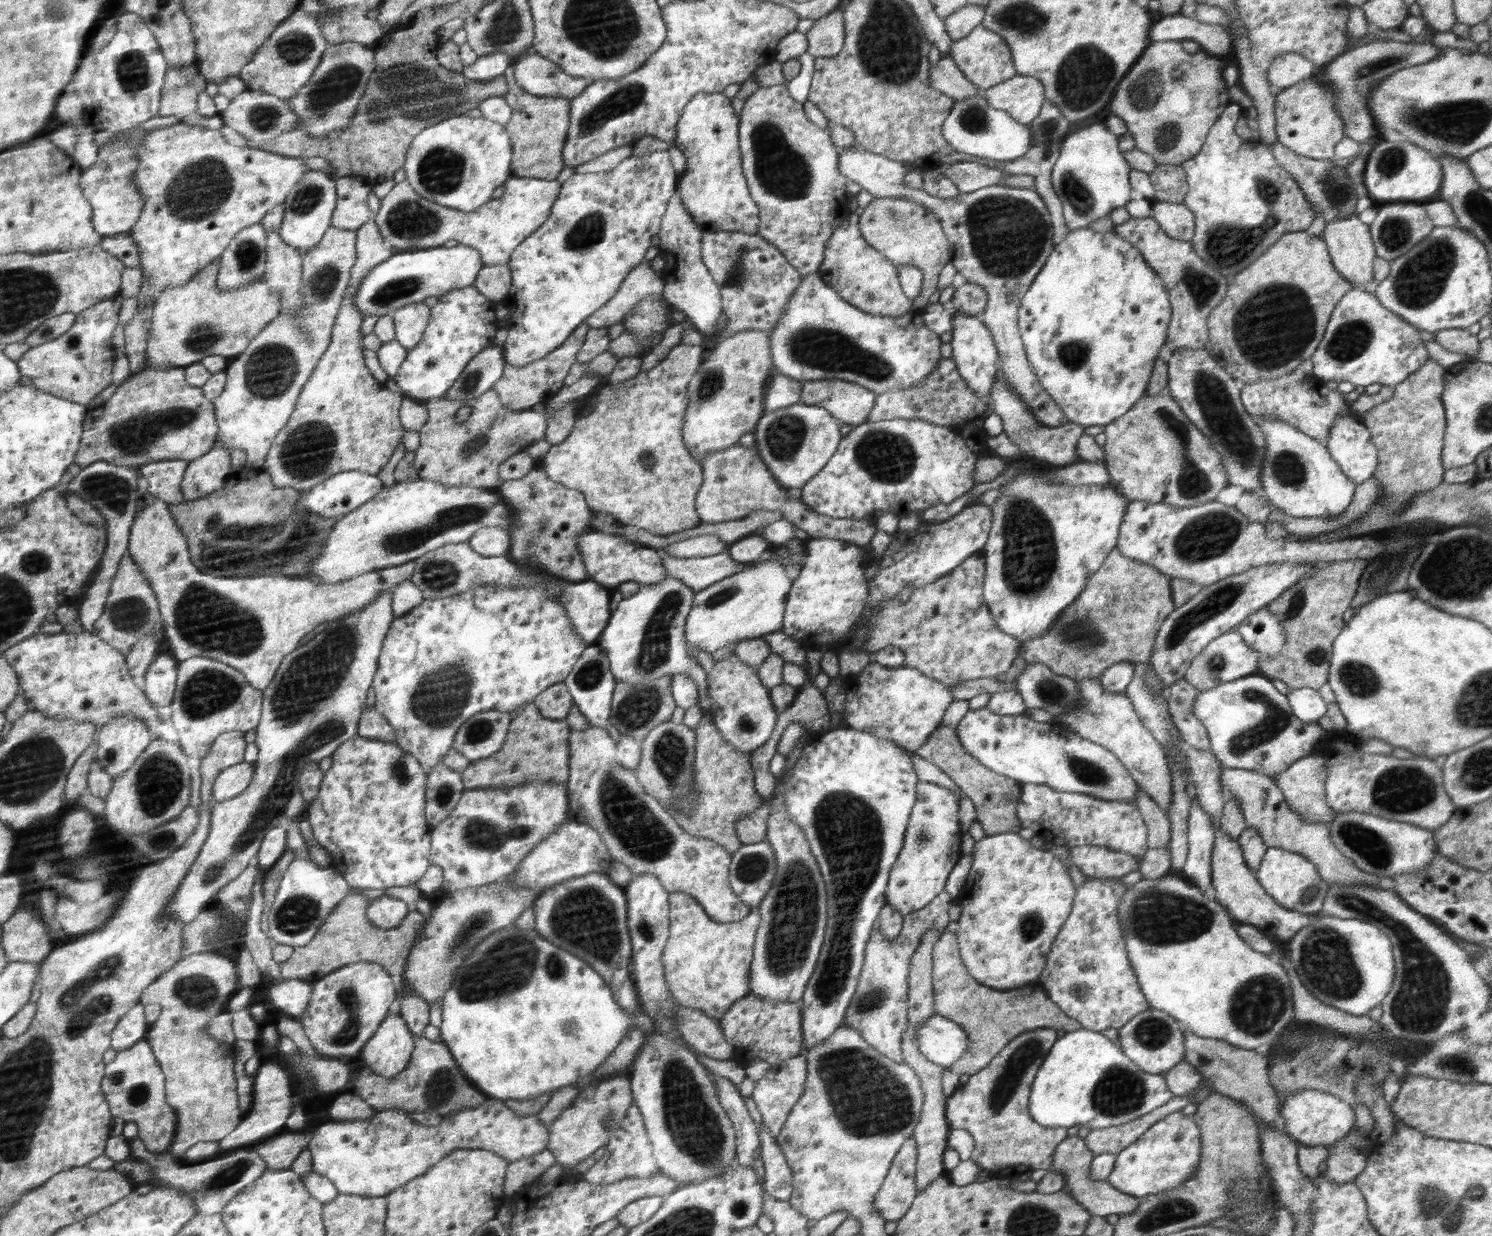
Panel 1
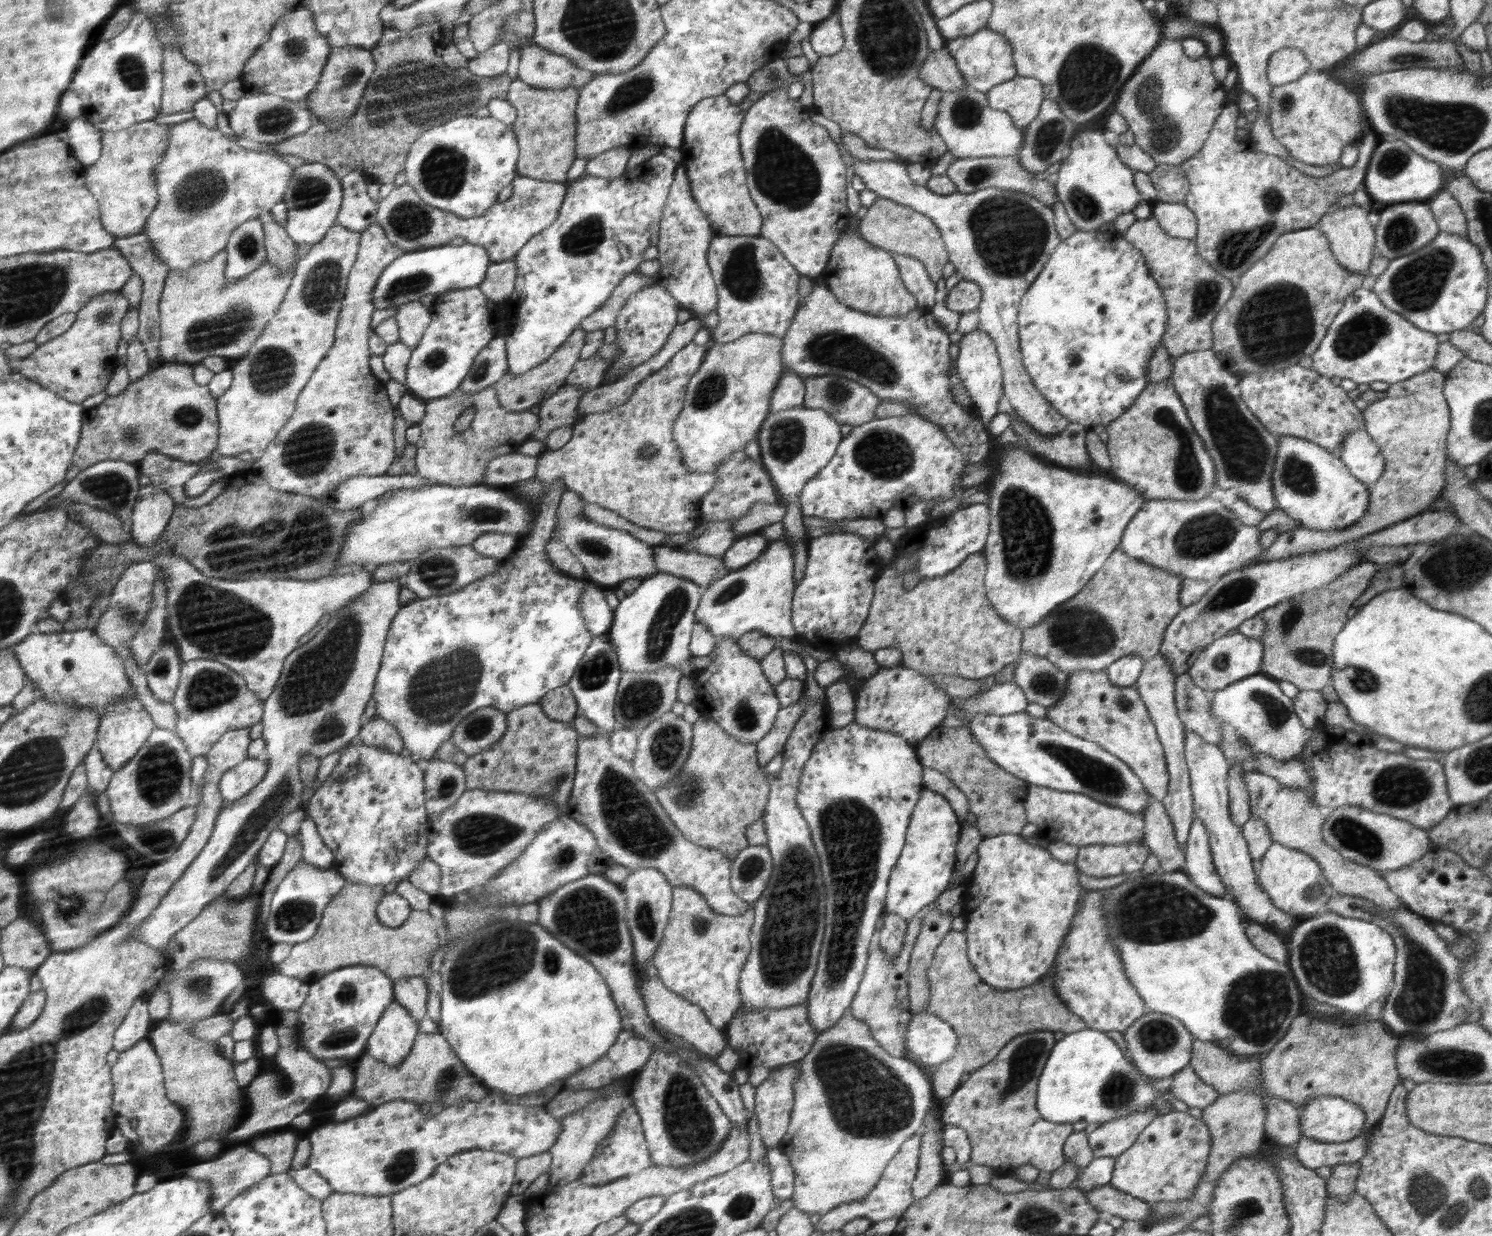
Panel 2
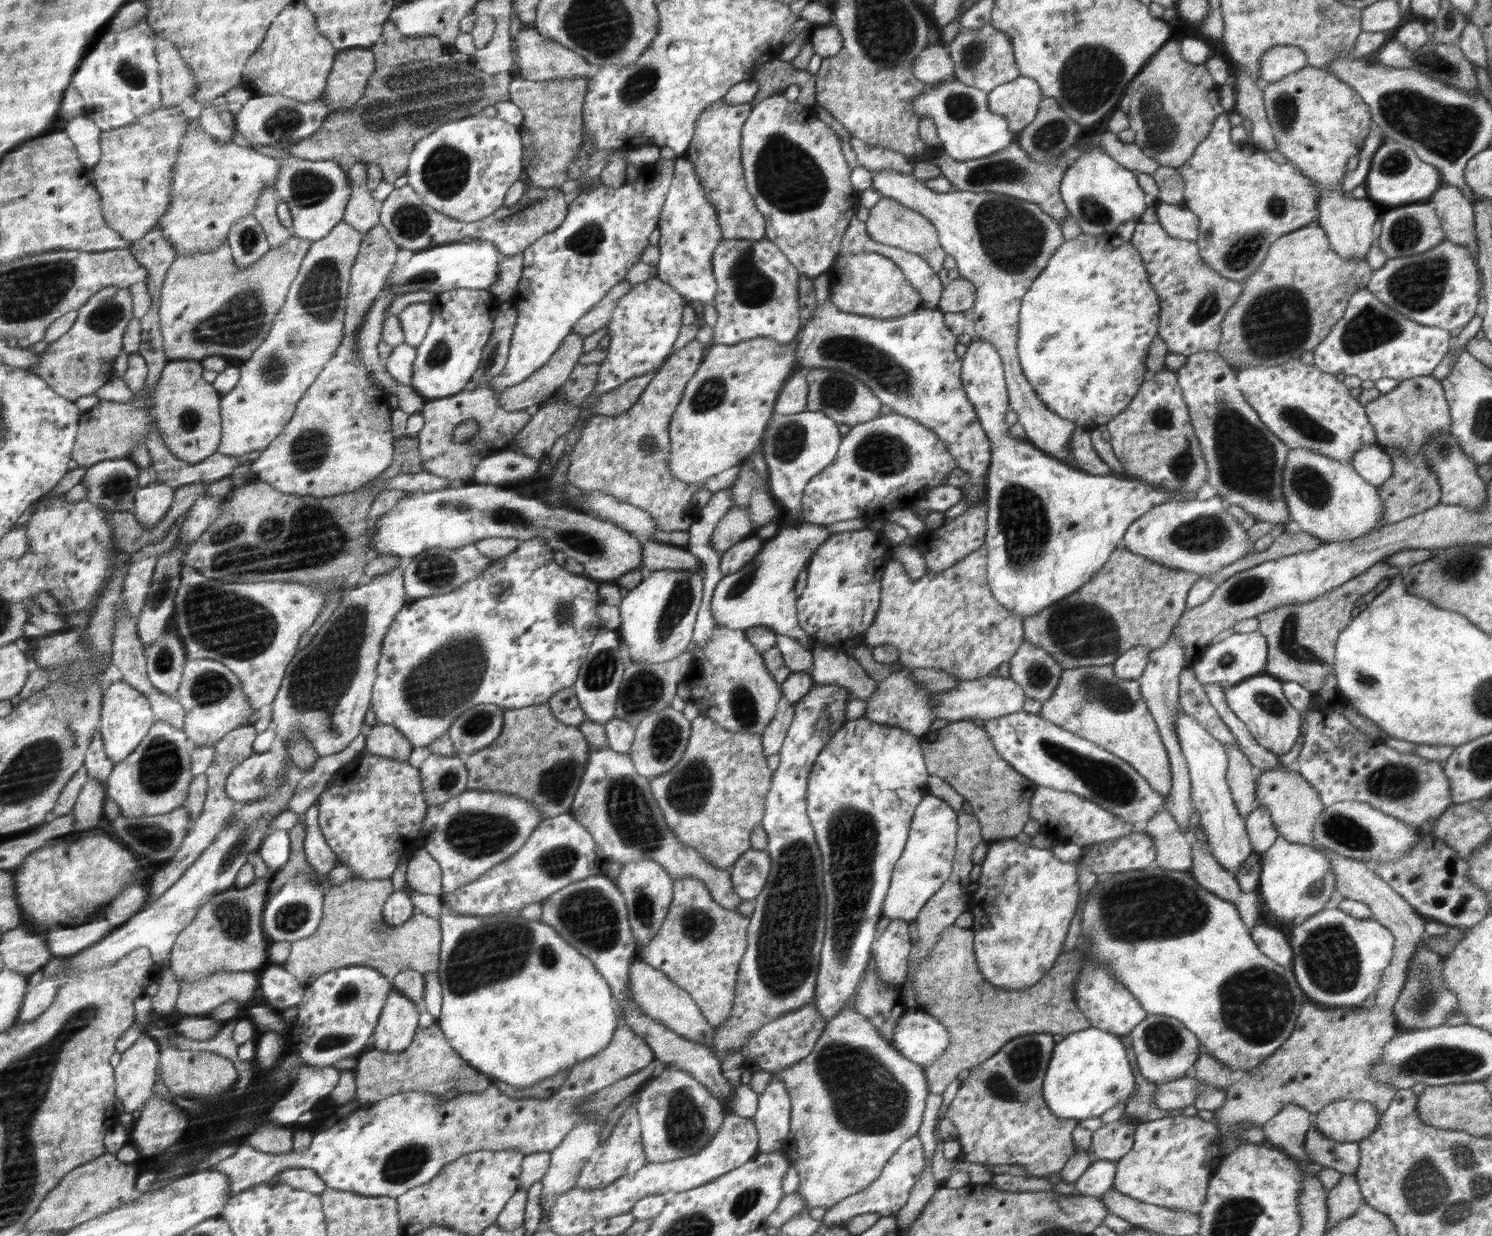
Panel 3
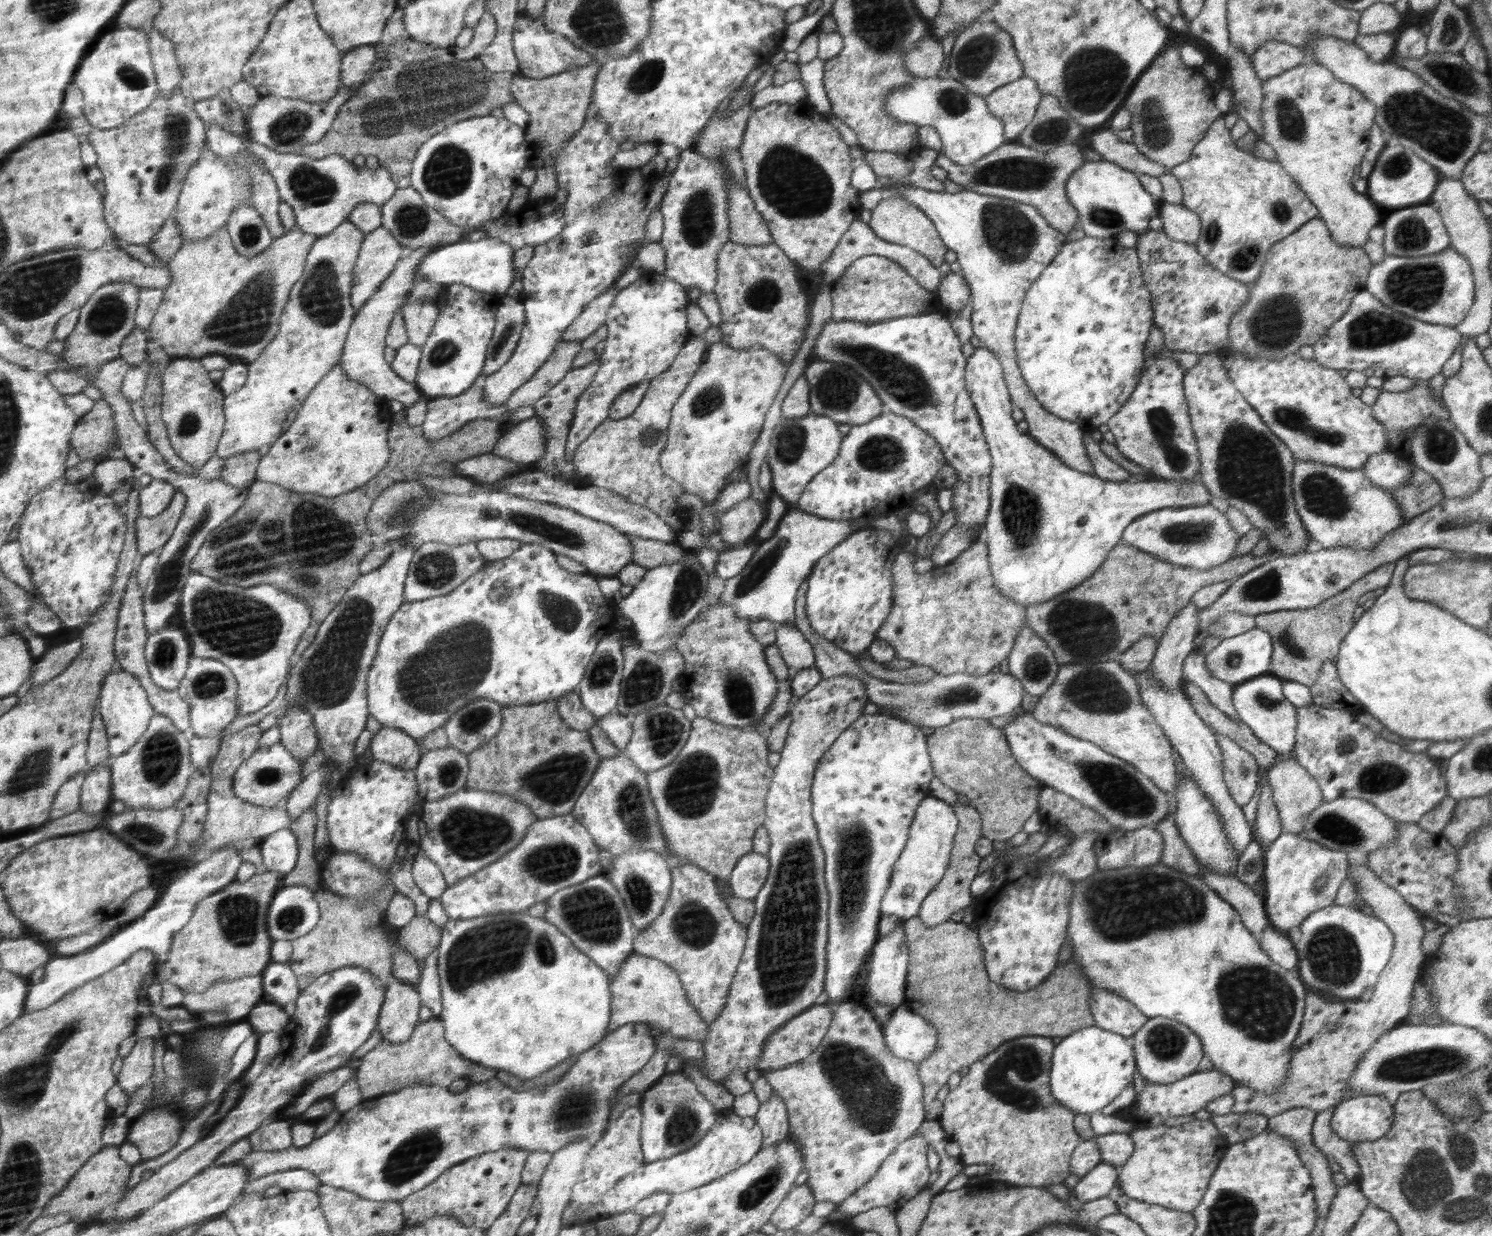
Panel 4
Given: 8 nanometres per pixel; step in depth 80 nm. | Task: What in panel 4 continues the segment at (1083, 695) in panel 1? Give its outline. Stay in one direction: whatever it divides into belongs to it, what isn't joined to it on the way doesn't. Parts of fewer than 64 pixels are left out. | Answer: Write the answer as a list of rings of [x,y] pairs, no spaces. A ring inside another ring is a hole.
[[[1117,660],[1060,664],[1053,686],[1039,698],[1031,716],[1041,724],[1088,740],[1107,753],[1128,761],[1168,793],[1170,810],[1176,808],[1176,756],[1164,730],[1141,700],[1141,687]]]

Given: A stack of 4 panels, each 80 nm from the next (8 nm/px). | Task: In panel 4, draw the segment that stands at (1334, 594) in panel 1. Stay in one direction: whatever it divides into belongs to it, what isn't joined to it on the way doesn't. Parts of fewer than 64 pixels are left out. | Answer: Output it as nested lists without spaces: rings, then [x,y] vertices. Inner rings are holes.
[[[1395,563],[1378,566],[1351,584],[1345,591],[1323,600],[1316,607],[1307,609],[1282,609],[1255,616],[1255,628],[1265,630],[1273,644],[1269,674],[1276,674],[1283,681],[1296,680],[1311,687],[1320,674],[1322,665],[1338,654],[1342,639],[1354,626],[1354,610],[1358,599],[1366,592],[1386,587],[1392,580]]]

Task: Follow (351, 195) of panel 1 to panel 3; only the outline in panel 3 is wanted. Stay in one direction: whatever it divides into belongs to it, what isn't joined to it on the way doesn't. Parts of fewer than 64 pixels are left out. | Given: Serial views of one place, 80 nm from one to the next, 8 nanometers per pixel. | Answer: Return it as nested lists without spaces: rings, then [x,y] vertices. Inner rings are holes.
[[[358,162],[347,170],[349,182],[352,185],[352,198],[345,208],[344,221],[362,233],[372,230],[379,225],[379,212],[382,201],[373,199],[371,192],[366,187],[367,164]]]

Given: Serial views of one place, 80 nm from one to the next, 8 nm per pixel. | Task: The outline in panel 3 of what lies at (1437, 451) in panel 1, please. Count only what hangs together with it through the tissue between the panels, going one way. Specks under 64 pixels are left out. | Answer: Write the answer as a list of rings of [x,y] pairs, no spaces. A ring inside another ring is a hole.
[[[1432,375],[1400,381],[1398,386],[1365,404],[1368,420],[1374,427],[1377,446],[1392,461],[1392,474],[1378,487],[1383,502],[1383,526],[1396,524],[1436,506],[1441,499],[1437,474],[1426,462],[1423,444],[1437,432],[1449,432],[1451,414],[1439,380]],[[1302,531],[1280,533],[1264,552],[1251,552],[1218,572],[1213,572],[1213,574],[1195,574],[1195,572],[1170,568],[1119,546],[1108,562],[1101,567],[1101,570],[1094,574],[1093,578],[1078,591],[1050,604],[1042,612],[1026,616],[1024,618],[1024,639],[1025,642],[1048,652],[1064,670],[1096,664],[1098,666],[1113,664],[1126,651],[1138,646],[1145,646],[1149,648],[1150,652],[1154,652],[1165,646],[1180,615],[1186,611],[1186,597],[1189,588],[1195,583],[1196,579],[1208,577],[1213,580],[1216,577],[1223,581],[1229,579],[1233,574],[1254,568],[1258,564],[1278,560],[1283,556],[1290,556],[1298,552],[1311,551],[1322,545],[1323,540],[1321,538],[1316,538]]]

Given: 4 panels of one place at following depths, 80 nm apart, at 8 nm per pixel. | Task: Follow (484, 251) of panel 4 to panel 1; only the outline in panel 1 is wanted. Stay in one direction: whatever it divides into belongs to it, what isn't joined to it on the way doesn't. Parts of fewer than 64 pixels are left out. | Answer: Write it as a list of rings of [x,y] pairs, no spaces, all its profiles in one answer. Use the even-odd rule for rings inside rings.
[[[462,244],[453,248],[442,246],[418,251],[399,251],[363,276],[364,280],[356,290],[353,304],[365,316],[393,314],[408,304],[423,303],[428,297],[440,298],[456,289],[472,287],[484,267],[482,254]]]

